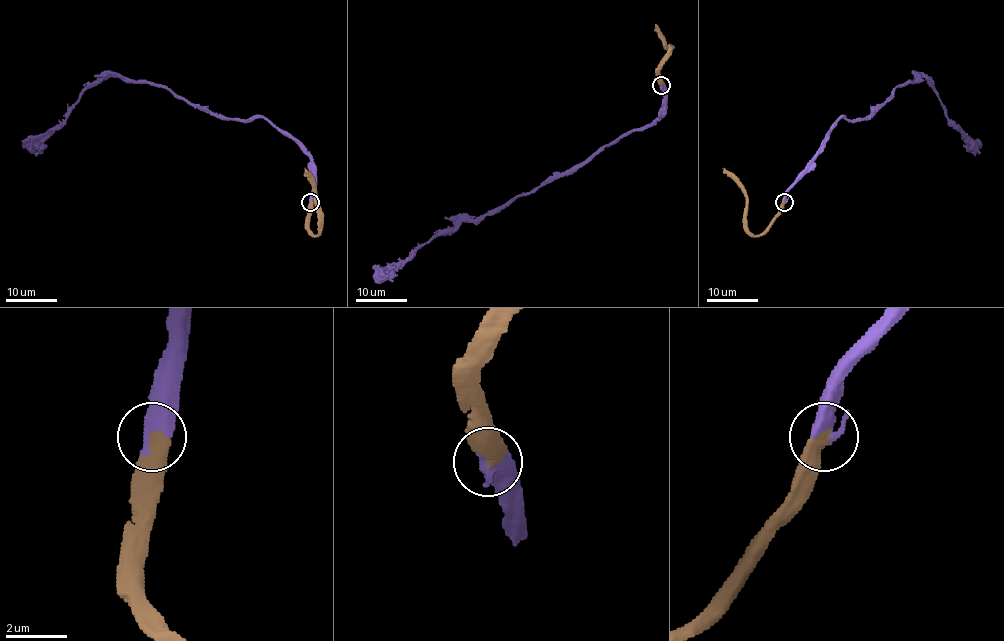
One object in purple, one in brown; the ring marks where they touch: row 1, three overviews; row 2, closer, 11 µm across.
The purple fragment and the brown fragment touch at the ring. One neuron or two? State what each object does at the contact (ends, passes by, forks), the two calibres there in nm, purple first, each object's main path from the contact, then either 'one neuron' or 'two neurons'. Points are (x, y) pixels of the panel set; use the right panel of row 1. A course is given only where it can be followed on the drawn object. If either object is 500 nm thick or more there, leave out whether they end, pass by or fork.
600/550 nm | purple via (784, 202), (786, 189), (840, 119), (865, 119), (898, 86), (918, 76), (938, 95), (944, 115), (975, 145) | brown via (784, 202), (782, 211), (768, 228), (753, 235), (745, 225), (745, 189), (725, 167) | one neuron

